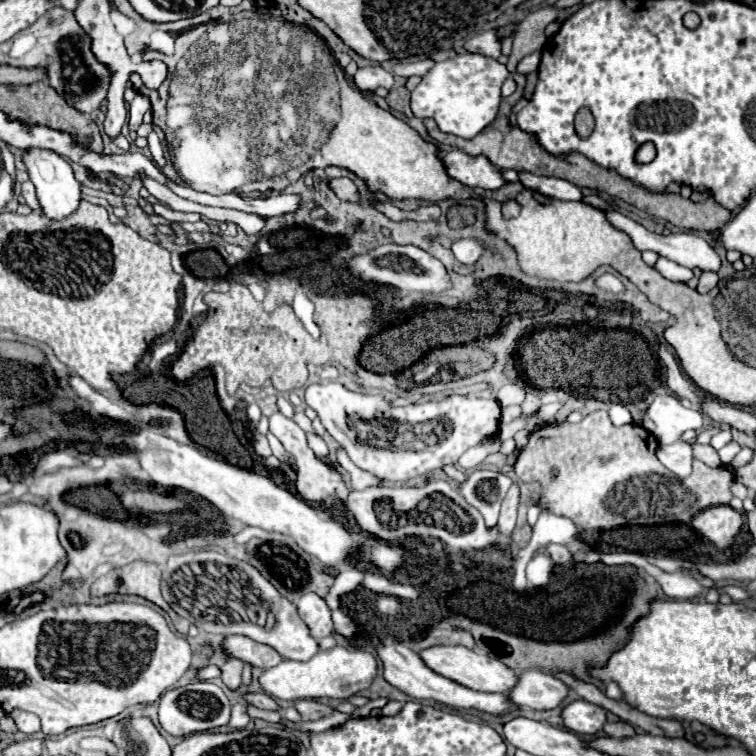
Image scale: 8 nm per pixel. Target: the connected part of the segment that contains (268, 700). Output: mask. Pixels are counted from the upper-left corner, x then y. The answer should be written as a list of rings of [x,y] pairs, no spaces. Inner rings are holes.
[[[246,691],[242,697],[246,699],[248,705],[254,705],[254,707],[258,707],[258,709],[278,709],[278,705],[274,703],[274,699],[272,699],[270,695],[266,695],[266,693]]]

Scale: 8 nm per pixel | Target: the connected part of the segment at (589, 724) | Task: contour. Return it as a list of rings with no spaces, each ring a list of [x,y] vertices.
[[[576,699],[562,709],[560,717],[568,731],[578,735],[596,735],[606,721],[606,711],[594,703]]]

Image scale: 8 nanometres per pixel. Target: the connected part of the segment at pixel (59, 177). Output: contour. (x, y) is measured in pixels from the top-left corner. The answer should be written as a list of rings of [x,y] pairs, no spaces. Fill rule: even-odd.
[[[26,151],[24,163],[26,163],[26,169],[30,173],[30,181],[36,187],[36,197],[40,201],[40,209],[42,209],[44,217],[60,221],[78,209],[78,205],[80,205],[80,183],[76,181],[70,163],[64,157],[56,155],[54,151]]]

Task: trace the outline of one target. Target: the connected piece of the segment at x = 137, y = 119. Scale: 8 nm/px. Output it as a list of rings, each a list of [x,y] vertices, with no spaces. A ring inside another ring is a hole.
[[[136,95],[136,99],[130,103],[130,109],[128,109],[128,129],[130,129],[130,133],[134,133],[138,127],[140,127],[140,123],[142,123],[142,115],[146,113],[150,109],[150,101],[148,101],[148,97],[144,97],[144,95]]]

